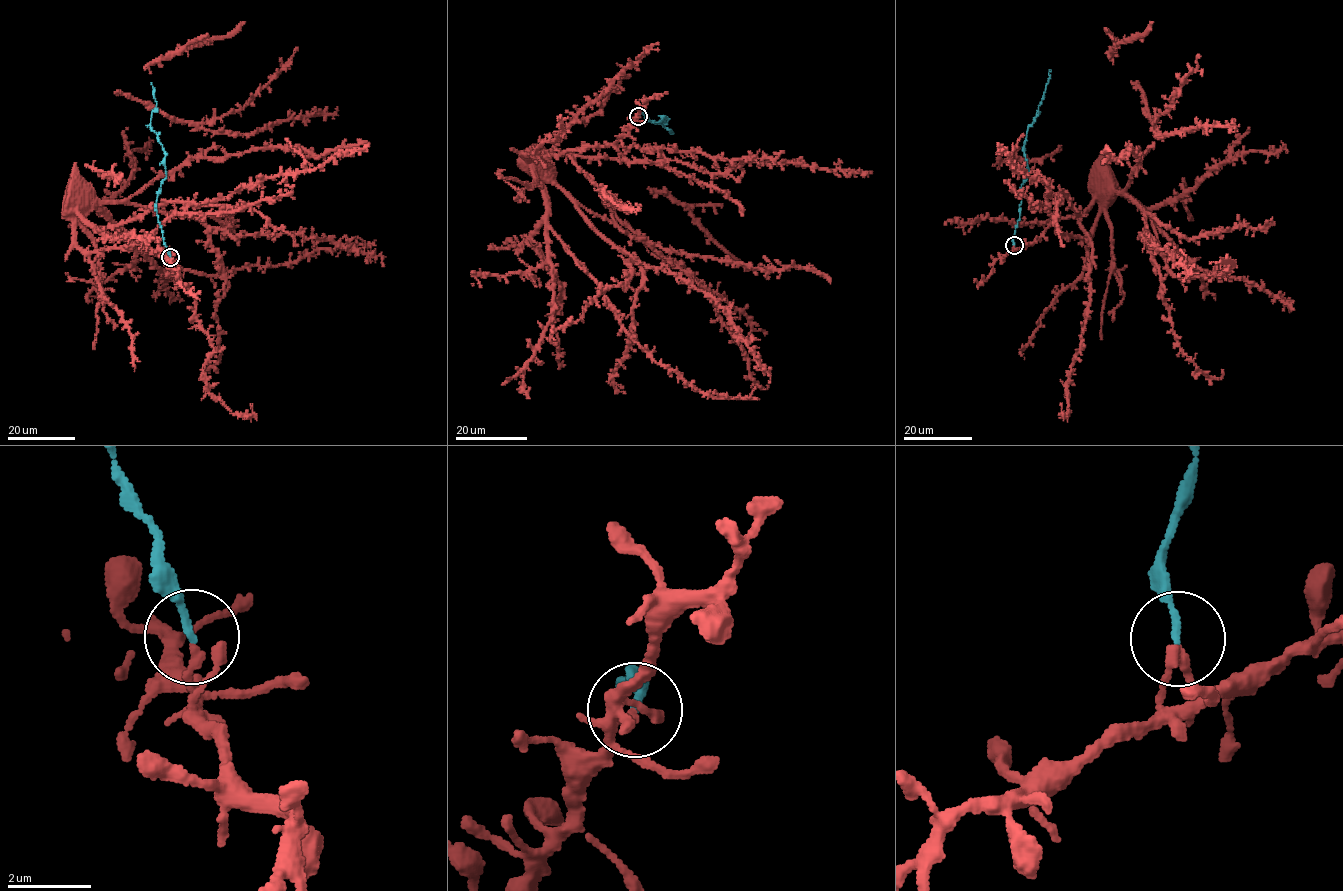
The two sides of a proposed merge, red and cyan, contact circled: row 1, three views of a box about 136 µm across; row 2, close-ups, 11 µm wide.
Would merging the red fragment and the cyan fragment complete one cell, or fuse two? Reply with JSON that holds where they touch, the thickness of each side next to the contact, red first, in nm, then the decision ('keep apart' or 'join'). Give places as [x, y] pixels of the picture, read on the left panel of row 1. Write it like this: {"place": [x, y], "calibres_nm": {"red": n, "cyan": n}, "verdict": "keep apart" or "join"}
{"place": [170, 257], "calibres_nm": {"red": 190, "cyan": 150}, "verdict": "keep apart"}

